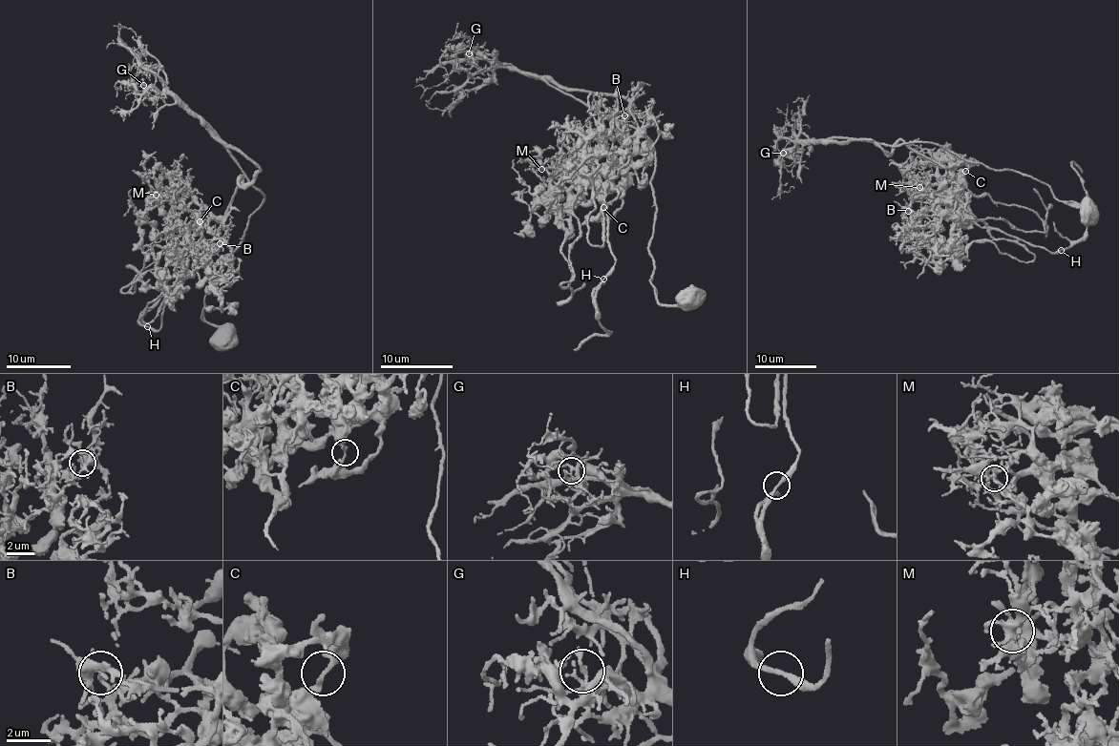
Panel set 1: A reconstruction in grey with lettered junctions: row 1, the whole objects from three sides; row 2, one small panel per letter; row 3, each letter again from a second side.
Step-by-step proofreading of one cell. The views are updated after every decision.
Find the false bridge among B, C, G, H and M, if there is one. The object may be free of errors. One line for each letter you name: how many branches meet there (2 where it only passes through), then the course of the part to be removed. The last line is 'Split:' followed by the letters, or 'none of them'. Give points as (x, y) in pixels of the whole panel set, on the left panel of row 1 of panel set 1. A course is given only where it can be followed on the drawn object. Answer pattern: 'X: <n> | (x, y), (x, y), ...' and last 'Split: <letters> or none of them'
C: 2 | (200, 221), (222, 218), (240, 176), (260, 171), (212, 133), (264, 197), (204, 299), (229, 348)
Split: C

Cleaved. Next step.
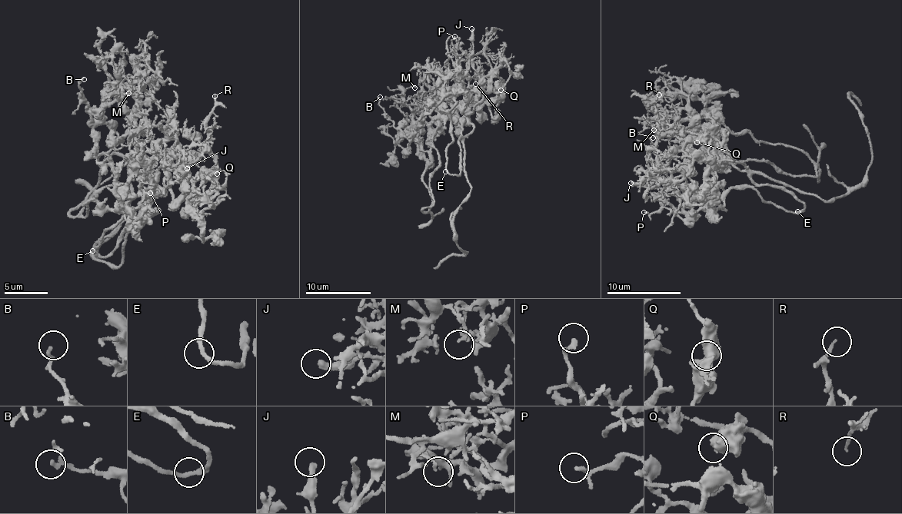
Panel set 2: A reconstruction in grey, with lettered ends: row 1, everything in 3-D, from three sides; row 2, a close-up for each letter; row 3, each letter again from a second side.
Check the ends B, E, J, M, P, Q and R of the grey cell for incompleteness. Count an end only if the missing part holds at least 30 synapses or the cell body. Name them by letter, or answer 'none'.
none

